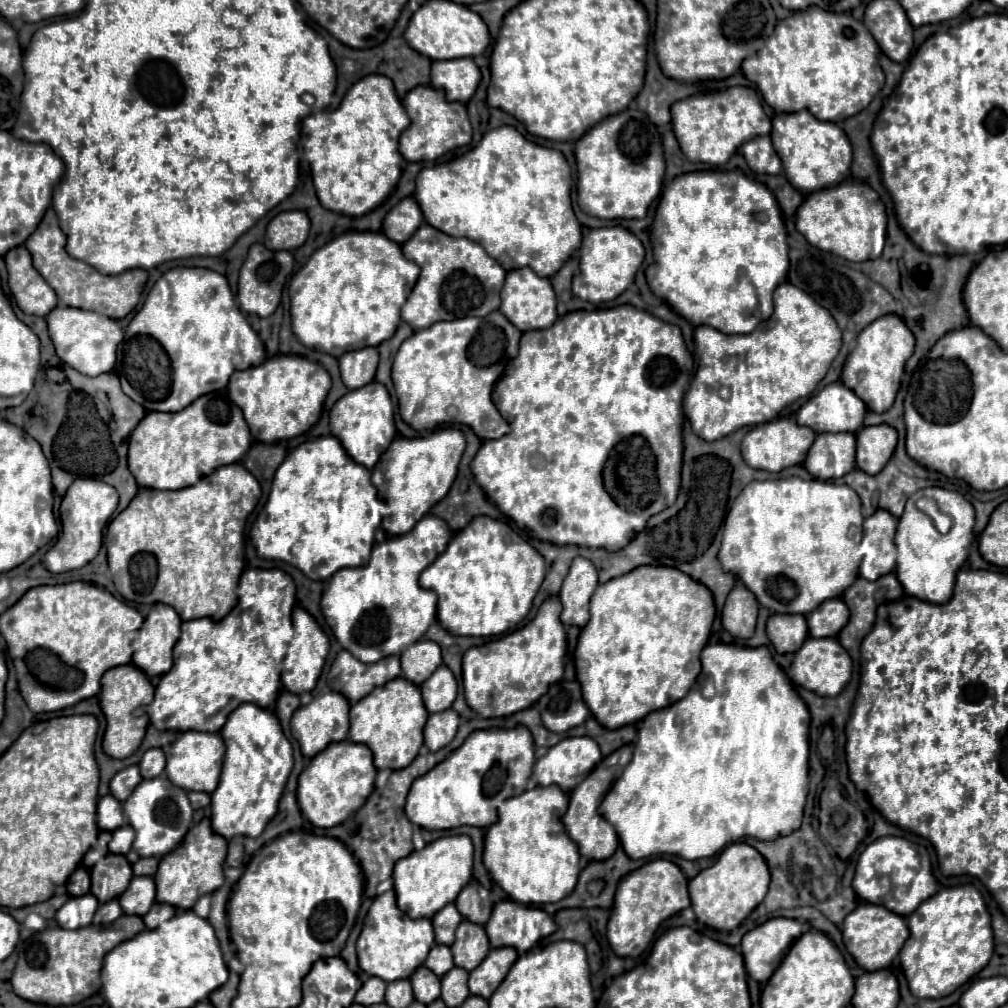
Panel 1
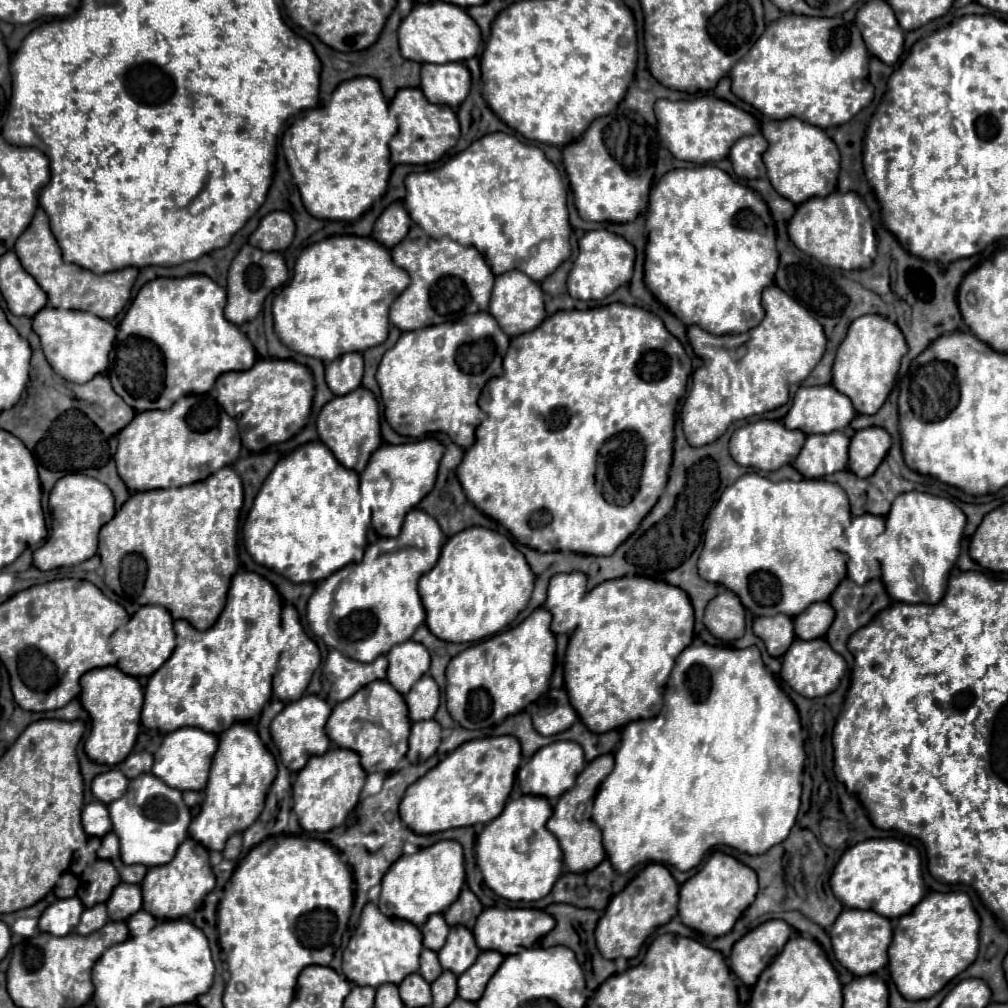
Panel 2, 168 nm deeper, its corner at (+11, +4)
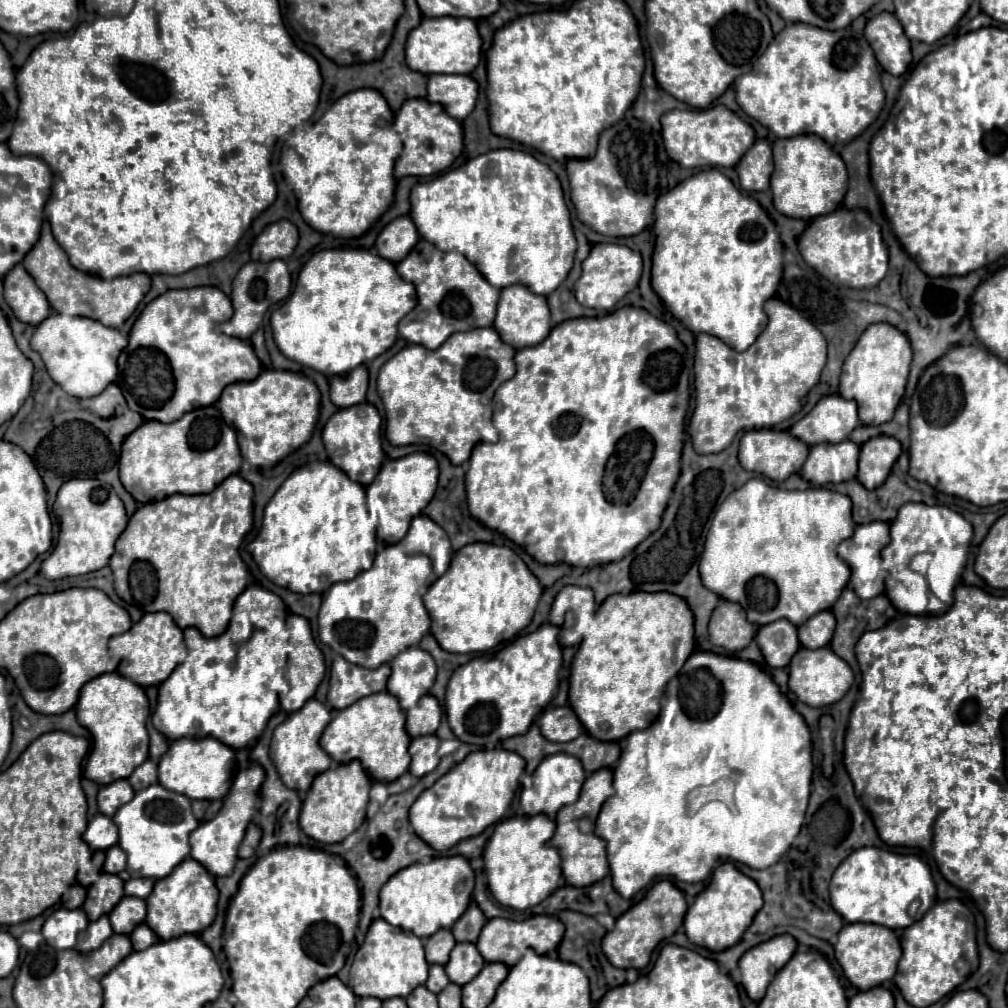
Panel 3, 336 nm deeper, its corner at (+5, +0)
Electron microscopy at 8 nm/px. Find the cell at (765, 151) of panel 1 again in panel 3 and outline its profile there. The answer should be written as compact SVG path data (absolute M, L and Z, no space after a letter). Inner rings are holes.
M756 140L736 166L740 186L746 192L768 192L772 170L772 146L768 140Z

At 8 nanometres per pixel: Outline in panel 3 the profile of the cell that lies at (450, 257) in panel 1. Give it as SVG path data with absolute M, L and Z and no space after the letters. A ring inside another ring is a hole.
M422 238L418 246L414 246L414 252L410 252L402 262L396 264L396 270L402 280L414 284L418 294L418 306L398 324L400 336L408 342L426 346L428 350L436 350L454 332L492 326L500 290L488 284L488 280L462 254L440 252L438 248L434 248L434 244Z

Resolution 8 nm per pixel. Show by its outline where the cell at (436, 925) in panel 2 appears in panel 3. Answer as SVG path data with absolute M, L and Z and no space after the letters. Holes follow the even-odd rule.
M438 930L434 936L424 940L426 948L426 962L428 964L440 964L446 966L450 958L450 950L456 946L456 940L450 930Z

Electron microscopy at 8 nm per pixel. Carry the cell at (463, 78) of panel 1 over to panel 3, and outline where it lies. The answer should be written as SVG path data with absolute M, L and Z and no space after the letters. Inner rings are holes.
M432 74L428 76L428 102L442 104L444 110L458 120L464 120L476 104L478 84L470 76Z

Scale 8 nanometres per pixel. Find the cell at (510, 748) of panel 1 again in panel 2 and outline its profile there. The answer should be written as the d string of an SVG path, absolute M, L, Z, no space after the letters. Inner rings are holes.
M490 736L460 744L424 778L408 786L398 808L402 822L416 834L490 822L508 800L520 758L520 742L514 736Z

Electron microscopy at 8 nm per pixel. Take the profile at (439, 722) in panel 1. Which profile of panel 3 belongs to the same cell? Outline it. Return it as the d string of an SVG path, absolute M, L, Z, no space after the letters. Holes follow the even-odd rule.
M436 736L414 738L410 744L410 756L412 756L410 774L422 778L424 774L432 772L440 762L438 746L440 746L440 740Z

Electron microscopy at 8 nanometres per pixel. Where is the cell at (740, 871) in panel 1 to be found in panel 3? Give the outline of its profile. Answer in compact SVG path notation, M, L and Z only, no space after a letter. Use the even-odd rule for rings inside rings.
M724 862L714 870L708 888L702 894L698 894L694 904L688 908L684 916L684 930L692 944L714 952L722 952L740 942L744 930L752 924L760 908L762 908L762 892L758 884L752 878L738 872L734 864Z

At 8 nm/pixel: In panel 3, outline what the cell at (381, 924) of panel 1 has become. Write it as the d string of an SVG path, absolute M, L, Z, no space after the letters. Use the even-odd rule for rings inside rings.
M378 918L372 922L364 944L354 956L350 968L350 988L356 996L372 996L378 1000L406 998L410 990L422 986L428 978L428 962L424 958L424 946L418 936L390 926L386 920Z

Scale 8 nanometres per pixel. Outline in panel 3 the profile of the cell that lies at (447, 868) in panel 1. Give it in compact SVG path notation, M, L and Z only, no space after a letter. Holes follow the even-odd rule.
M442 856L426 864L412 864L398 874L394 874L386 886L380 890L380 916L416 934L418 938L428 938L430 934L452 928L454 922L466 912L474 890L474 872L466 858L462 856Z

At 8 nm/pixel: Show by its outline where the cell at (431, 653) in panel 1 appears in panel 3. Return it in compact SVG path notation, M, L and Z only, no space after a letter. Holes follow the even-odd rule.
M412 646L398 654L390 666L392 674L386 690L398 698L400 708L406 712L410 706L416 706L422 694L430 692L436 680L434 658L426 650Z

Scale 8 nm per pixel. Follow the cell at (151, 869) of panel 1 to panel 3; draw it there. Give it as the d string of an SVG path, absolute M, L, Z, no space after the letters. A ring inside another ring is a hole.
M132 878L124 886L126 896L136 896L136 898L142 898L142 900L148 898L152 888L154 888L154 880L150 880L150 878Z

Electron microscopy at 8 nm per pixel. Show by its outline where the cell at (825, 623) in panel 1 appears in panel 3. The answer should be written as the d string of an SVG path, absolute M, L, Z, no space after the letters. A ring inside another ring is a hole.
M830 610L814 614L814 618L810 618L798 628L798 638L800 638L802 648L814 650L818 646L828 646L834 634L834 626L836 622Z

